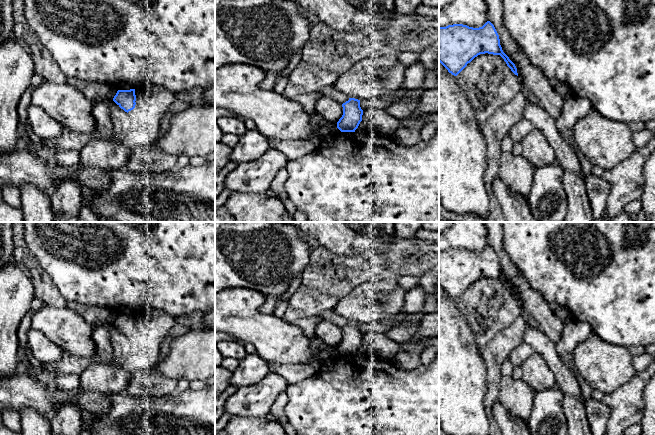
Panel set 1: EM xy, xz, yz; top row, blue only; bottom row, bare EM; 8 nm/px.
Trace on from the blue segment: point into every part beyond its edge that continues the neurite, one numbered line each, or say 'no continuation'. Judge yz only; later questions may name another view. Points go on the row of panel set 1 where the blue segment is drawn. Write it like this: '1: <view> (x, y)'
no continuation

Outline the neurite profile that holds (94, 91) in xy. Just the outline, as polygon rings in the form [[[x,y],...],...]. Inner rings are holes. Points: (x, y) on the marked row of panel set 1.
[[[68,78],[66,83],[76,87],[89,101],[93,103],[95,101],[113,100],[117,93],[117,90],[113,85],[101,82]]]

